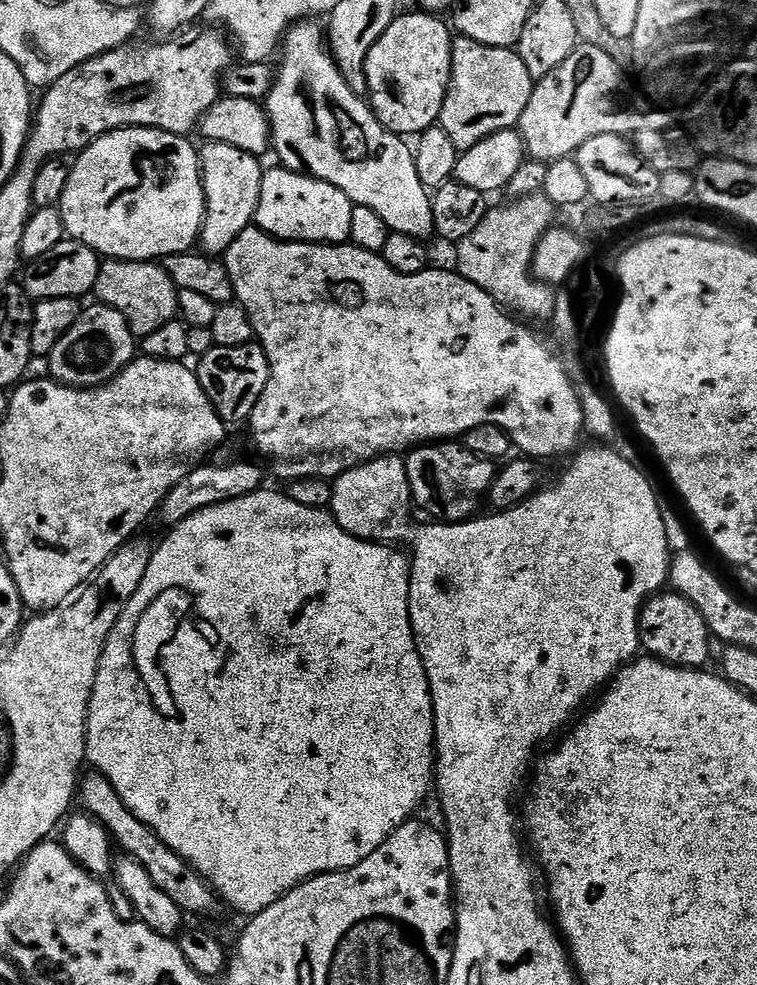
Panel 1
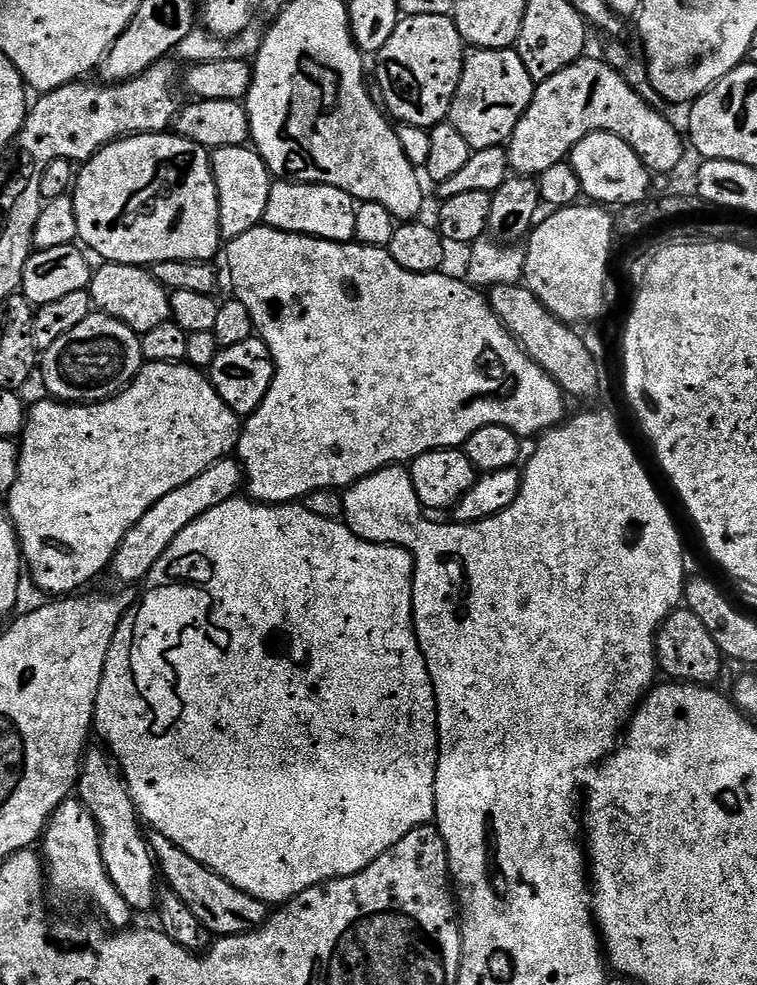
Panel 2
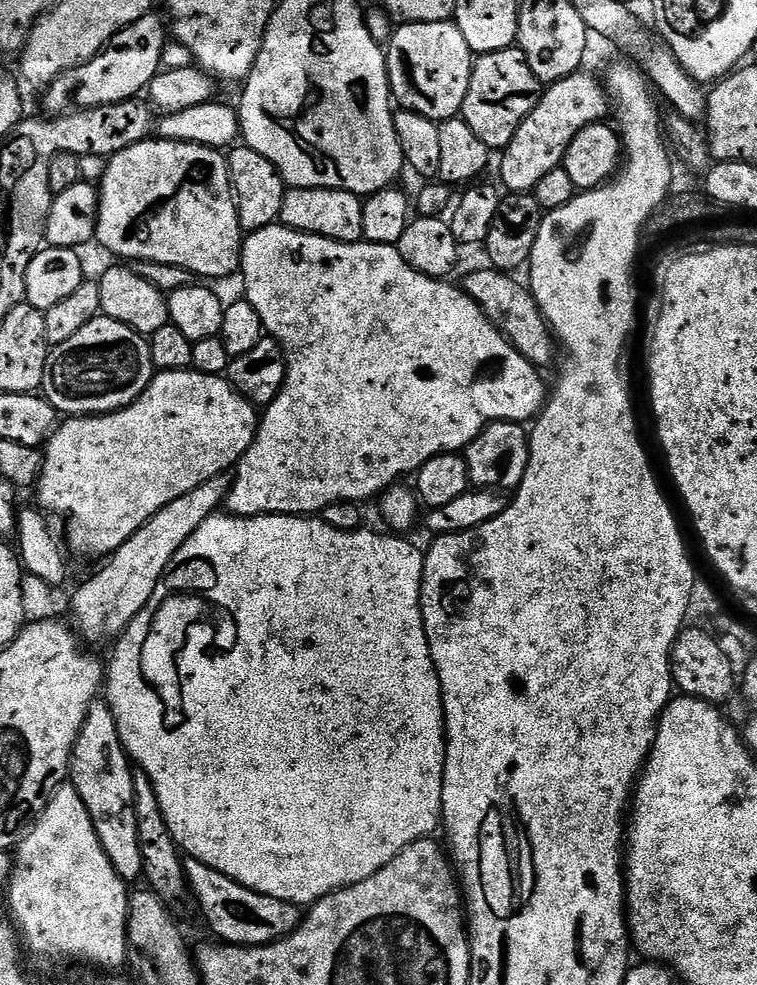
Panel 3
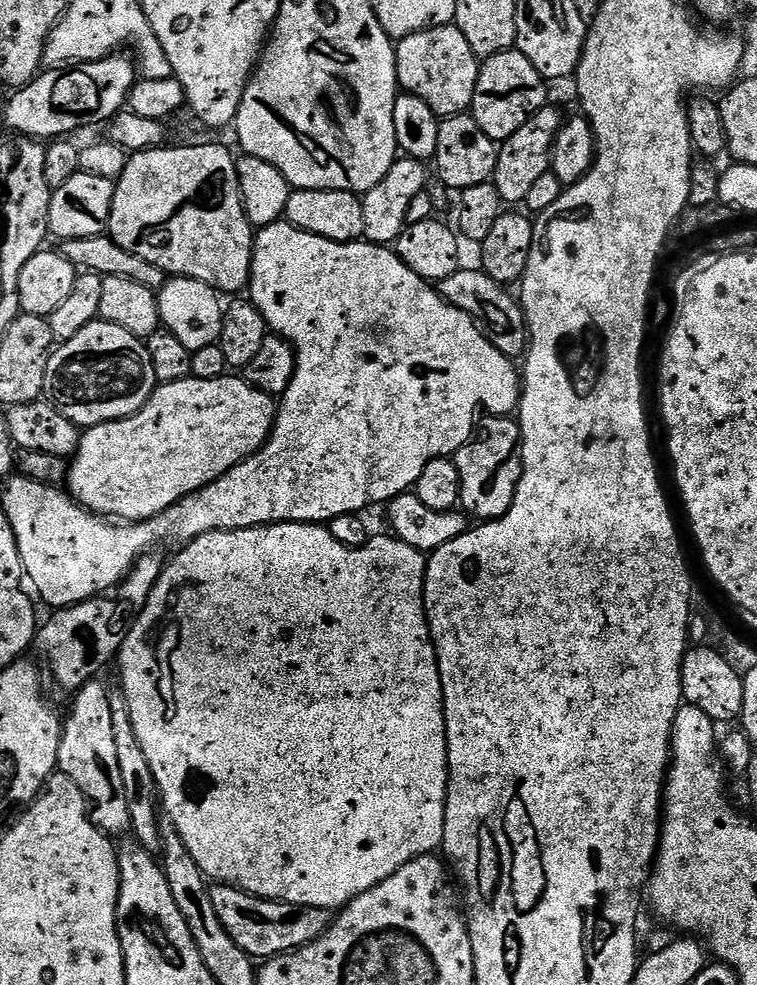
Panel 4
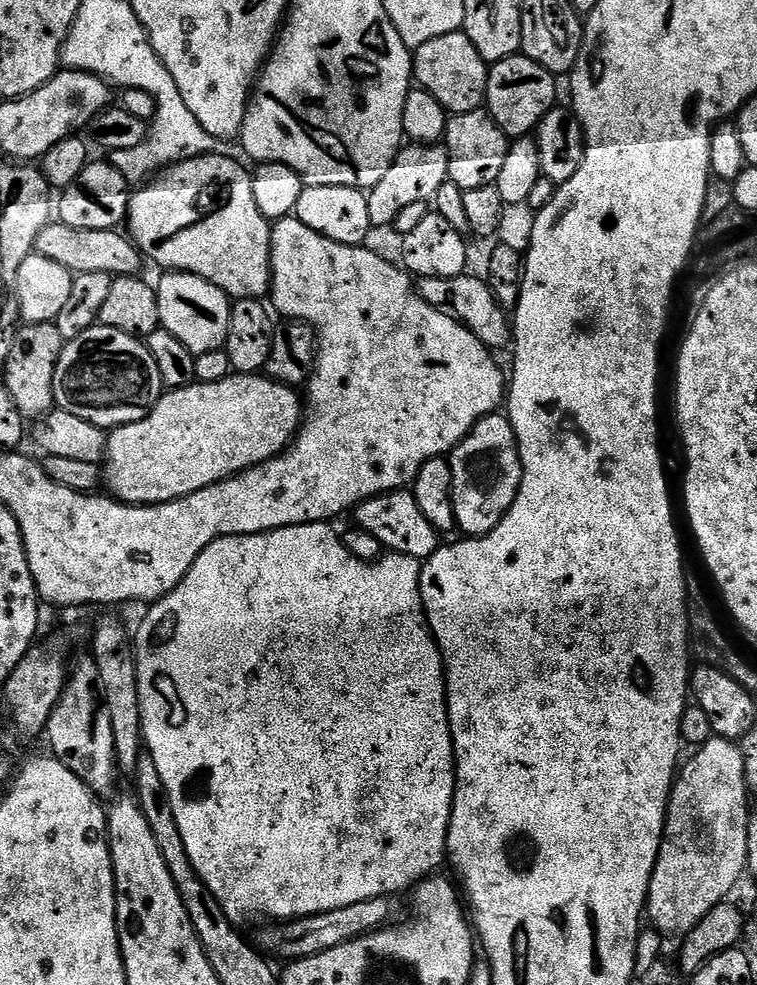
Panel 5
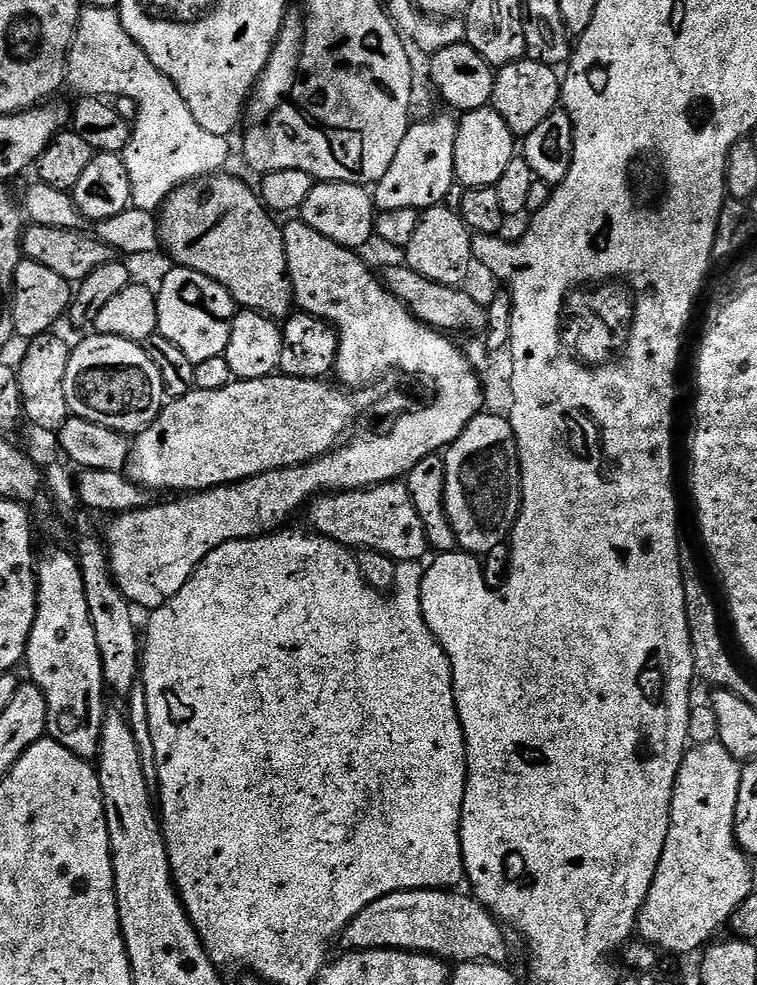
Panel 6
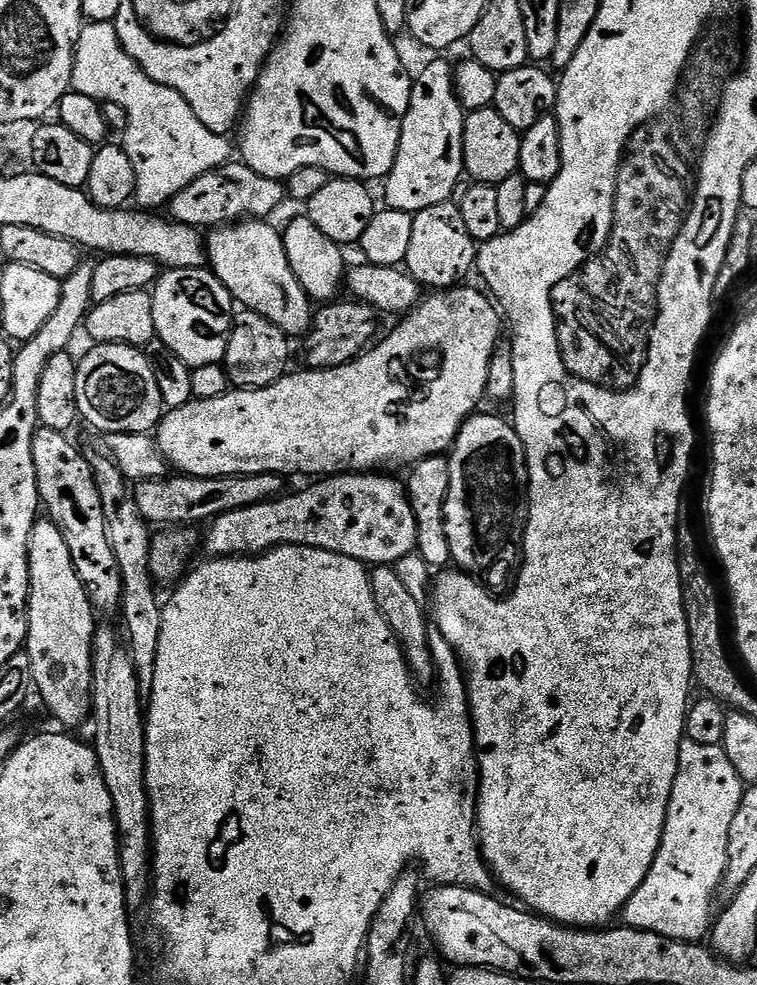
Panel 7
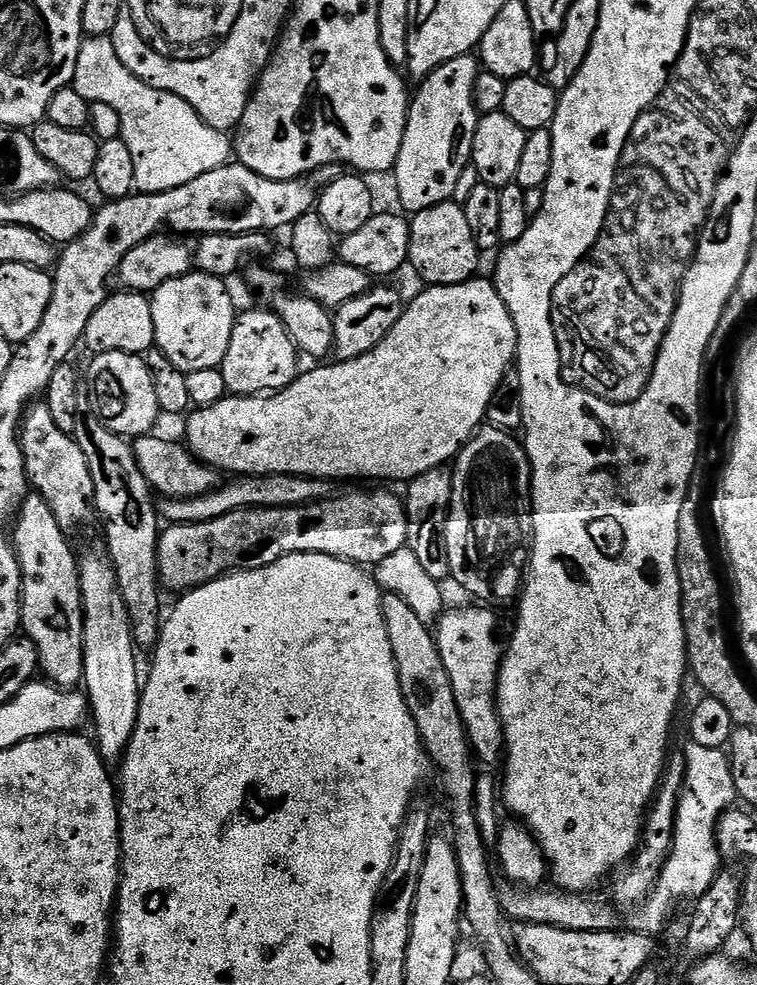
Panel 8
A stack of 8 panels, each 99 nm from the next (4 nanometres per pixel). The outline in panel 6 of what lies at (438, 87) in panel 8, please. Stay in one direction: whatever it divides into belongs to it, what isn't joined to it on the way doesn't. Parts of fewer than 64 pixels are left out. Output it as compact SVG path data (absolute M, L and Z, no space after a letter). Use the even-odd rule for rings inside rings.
M432 116L421 124L409 123L406 138L390 162L390 170L374 185L374 203L380 212L406 210L414 208L423 210L445 203L448 191L454 188L454 138L456 137L456 120L448 116Z

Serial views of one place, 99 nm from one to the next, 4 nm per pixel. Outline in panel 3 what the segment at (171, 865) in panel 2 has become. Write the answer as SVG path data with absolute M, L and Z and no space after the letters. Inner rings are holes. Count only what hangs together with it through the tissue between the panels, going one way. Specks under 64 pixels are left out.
M188 858L183 863L187 887L190 892L192 888L192 896L209 930L220 939L217 941L256 948L259 944L272 944L281 940L300 925L302 912L297 905L258 894L197 860Z

